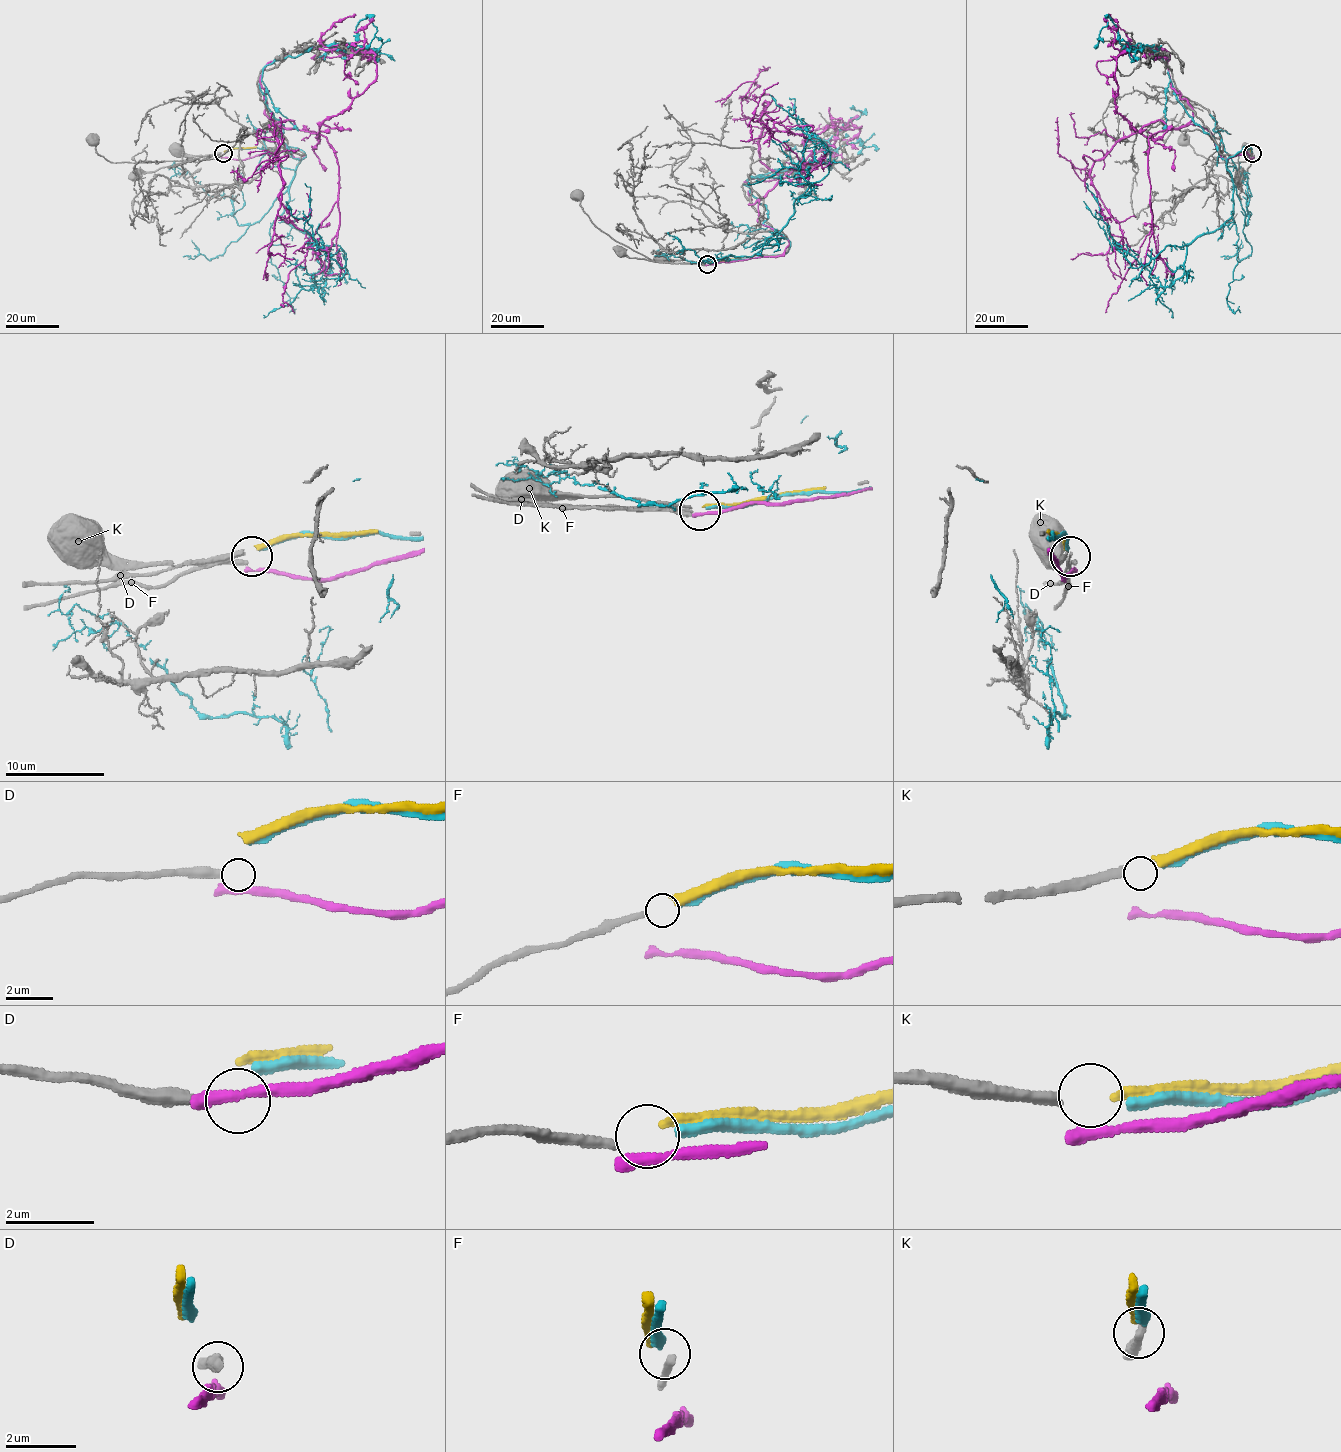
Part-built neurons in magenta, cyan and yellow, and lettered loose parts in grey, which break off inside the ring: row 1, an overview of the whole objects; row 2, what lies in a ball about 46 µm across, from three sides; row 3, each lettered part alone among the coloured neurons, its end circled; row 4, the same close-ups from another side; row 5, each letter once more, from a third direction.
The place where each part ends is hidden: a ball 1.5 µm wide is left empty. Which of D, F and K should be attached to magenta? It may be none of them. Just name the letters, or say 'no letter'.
no letter

